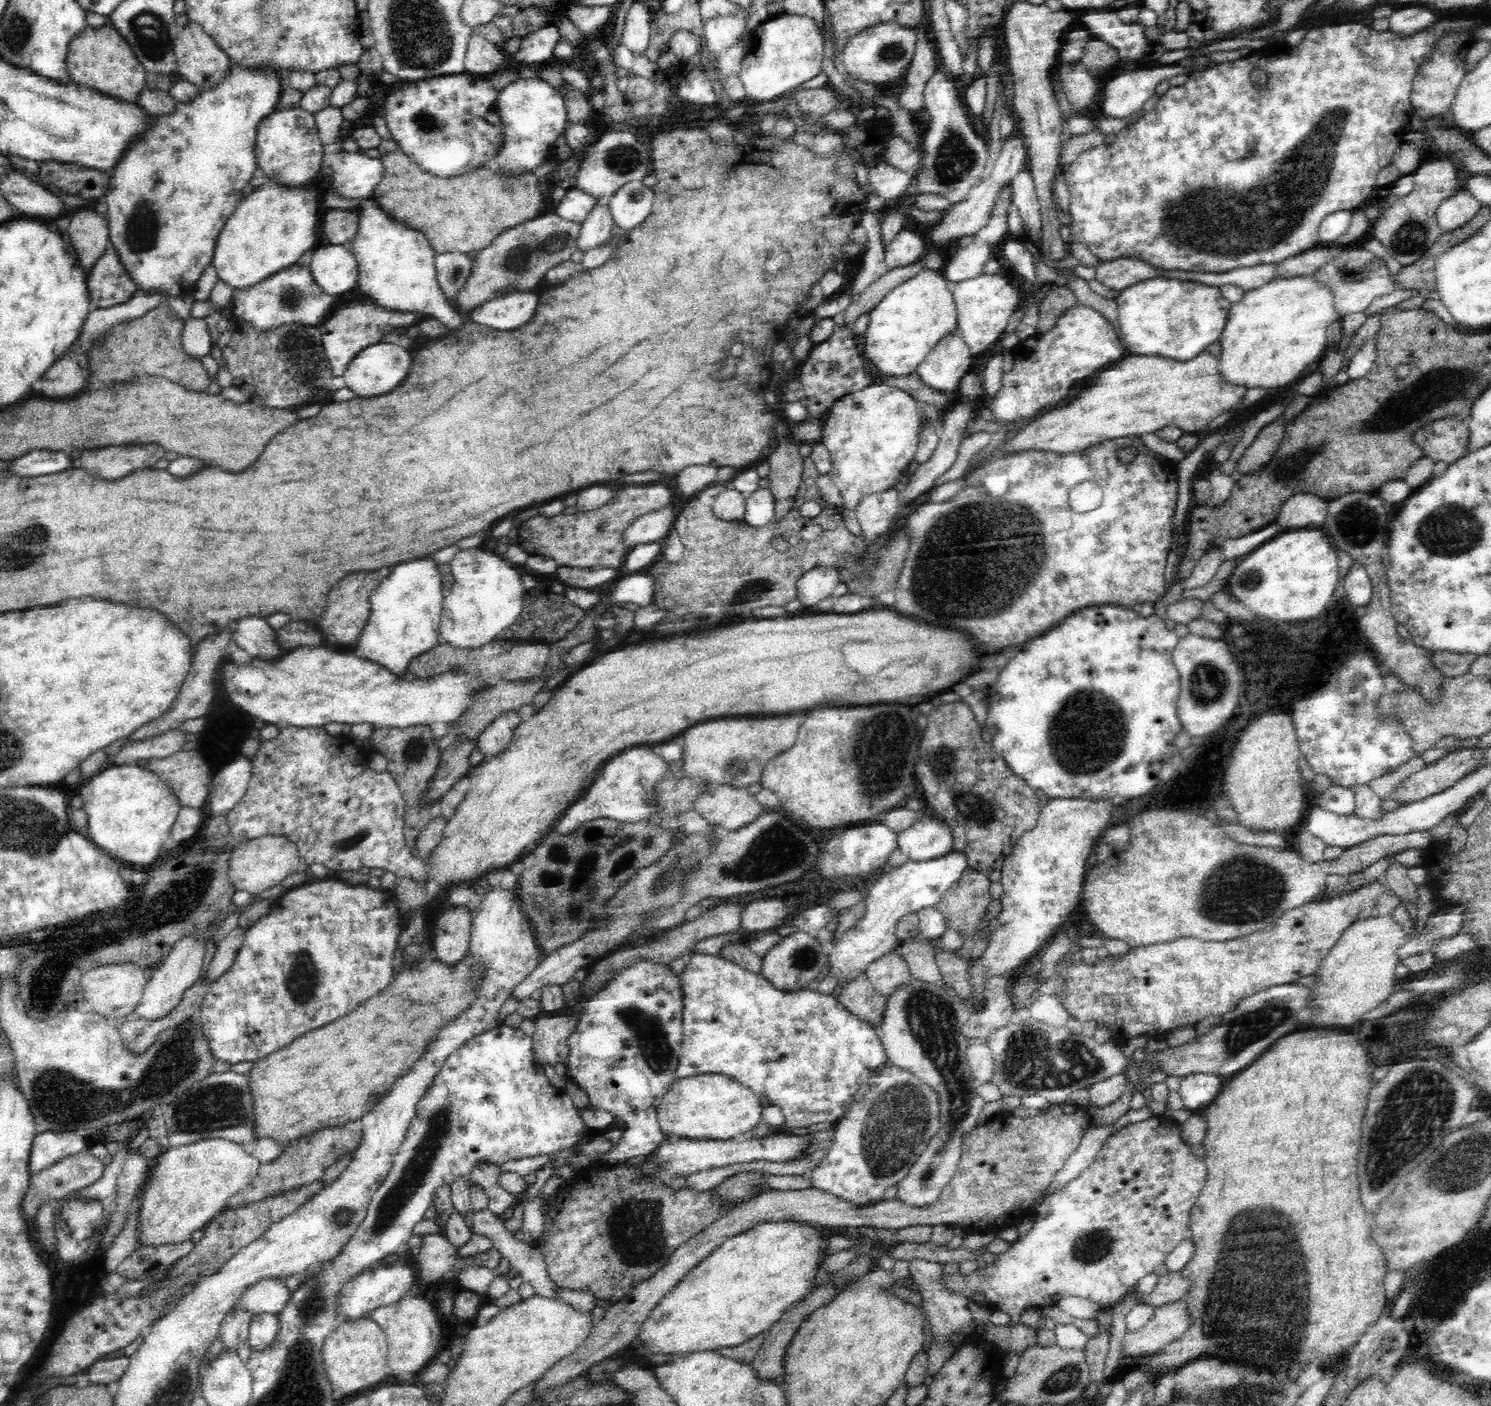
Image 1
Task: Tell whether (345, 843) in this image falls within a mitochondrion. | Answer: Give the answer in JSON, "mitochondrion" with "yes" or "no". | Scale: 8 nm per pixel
{"mitochondrion":"yes"}

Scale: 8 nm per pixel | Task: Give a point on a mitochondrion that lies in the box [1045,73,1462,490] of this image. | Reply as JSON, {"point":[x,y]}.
{"point":[1312,160]}

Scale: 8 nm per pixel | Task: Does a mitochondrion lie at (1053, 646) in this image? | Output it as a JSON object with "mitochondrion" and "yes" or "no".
{"mitochondrion":"no"}

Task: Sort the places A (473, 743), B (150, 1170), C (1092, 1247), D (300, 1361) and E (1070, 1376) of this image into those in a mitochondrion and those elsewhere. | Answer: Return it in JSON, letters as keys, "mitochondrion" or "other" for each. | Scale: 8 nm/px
{"A":"other","B":"other","C":"mitochondrion","D":"mitochondrion","E":"mitochondrion"}

